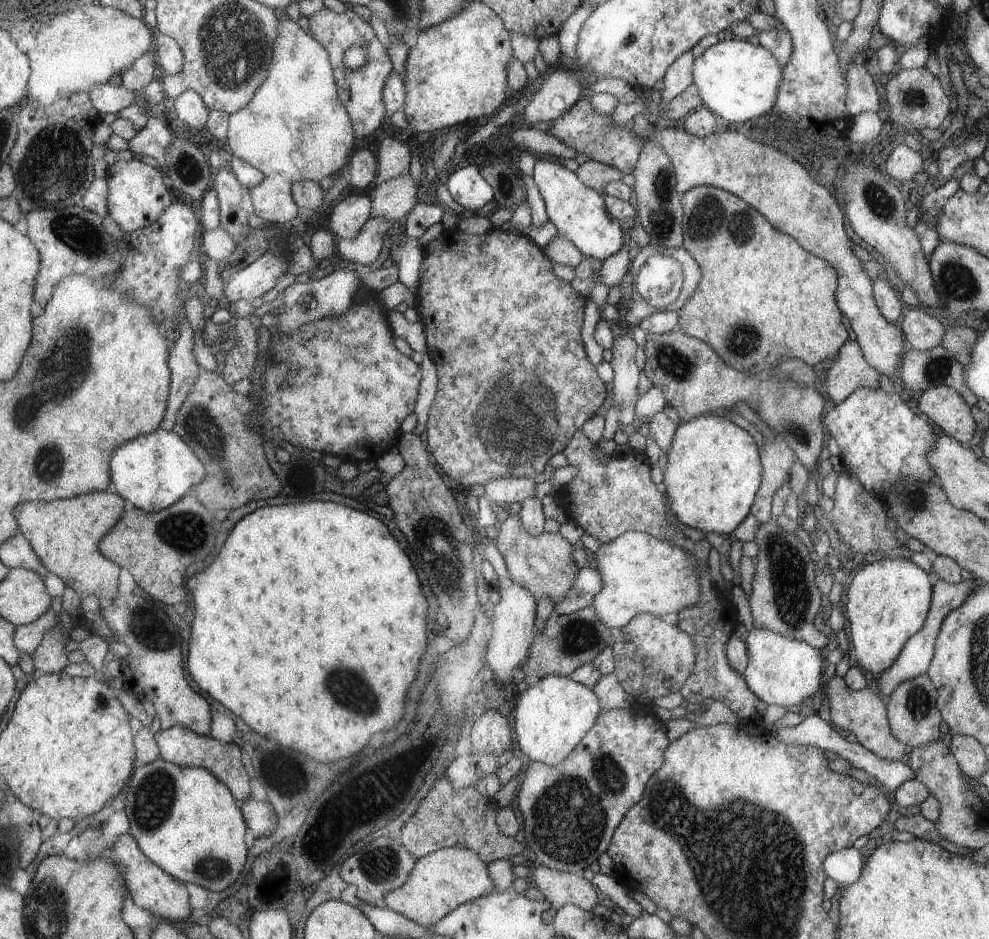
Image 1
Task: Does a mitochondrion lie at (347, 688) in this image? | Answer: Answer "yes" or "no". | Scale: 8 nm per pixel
yes

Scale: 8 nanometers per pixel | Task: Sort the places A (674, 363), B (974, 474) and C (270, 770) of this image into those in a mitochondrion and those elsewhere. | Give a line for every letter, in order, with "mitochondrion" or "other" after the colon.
A: mitochondrion
B: other
C: other

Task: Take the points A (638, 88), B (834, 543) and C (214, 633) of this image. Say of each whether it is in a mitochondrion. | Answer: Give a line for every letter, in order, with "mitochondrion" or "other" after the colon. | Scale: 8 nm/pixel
A: other
B: other
C: other

